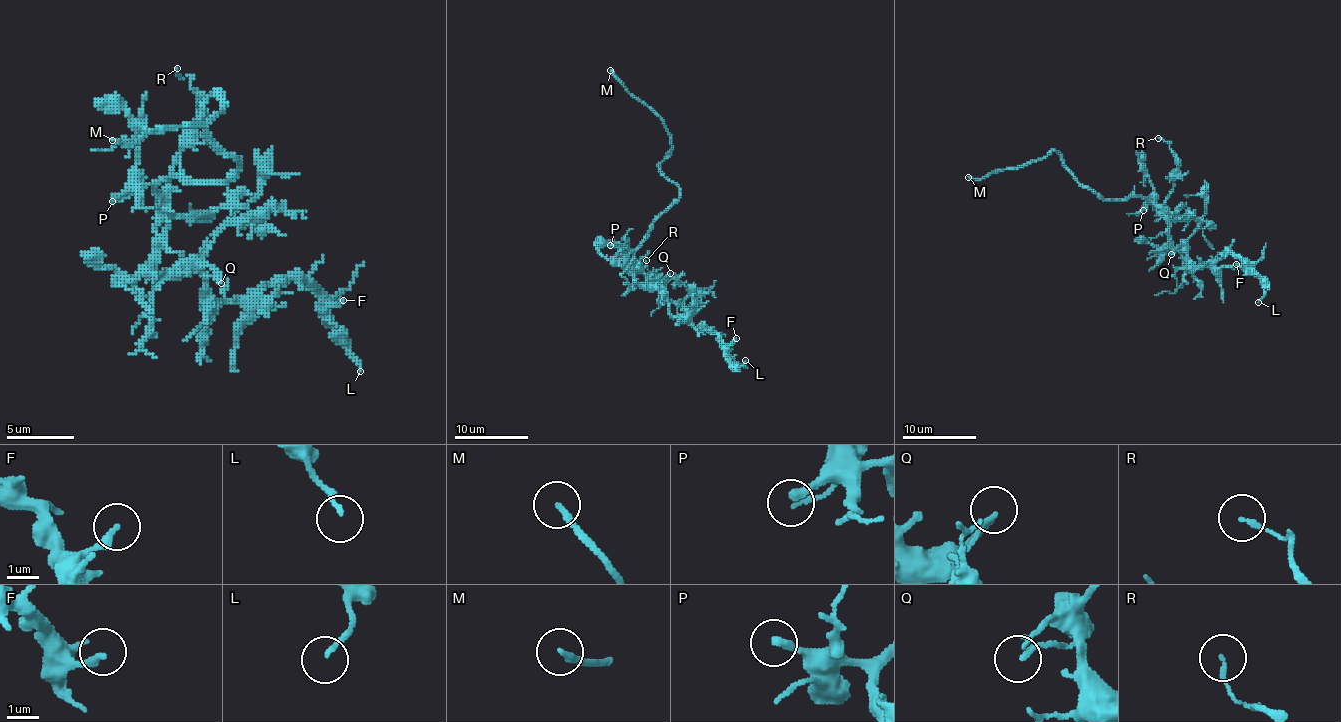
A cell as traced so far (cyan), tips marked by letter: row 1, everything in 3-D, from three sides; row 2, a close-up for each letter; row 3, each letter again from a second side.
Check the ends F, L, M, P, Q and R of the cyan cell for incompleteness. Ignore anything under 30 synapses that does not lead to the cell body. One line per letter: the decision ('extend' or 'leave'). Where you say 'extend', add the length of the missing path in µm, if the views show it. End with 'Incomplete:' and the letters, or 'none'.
F: leave
L: leave
M: extend; missing 35 µm
P: extend; missing 15 µm
Q: leave
R: leave
Incomplete: M, P

